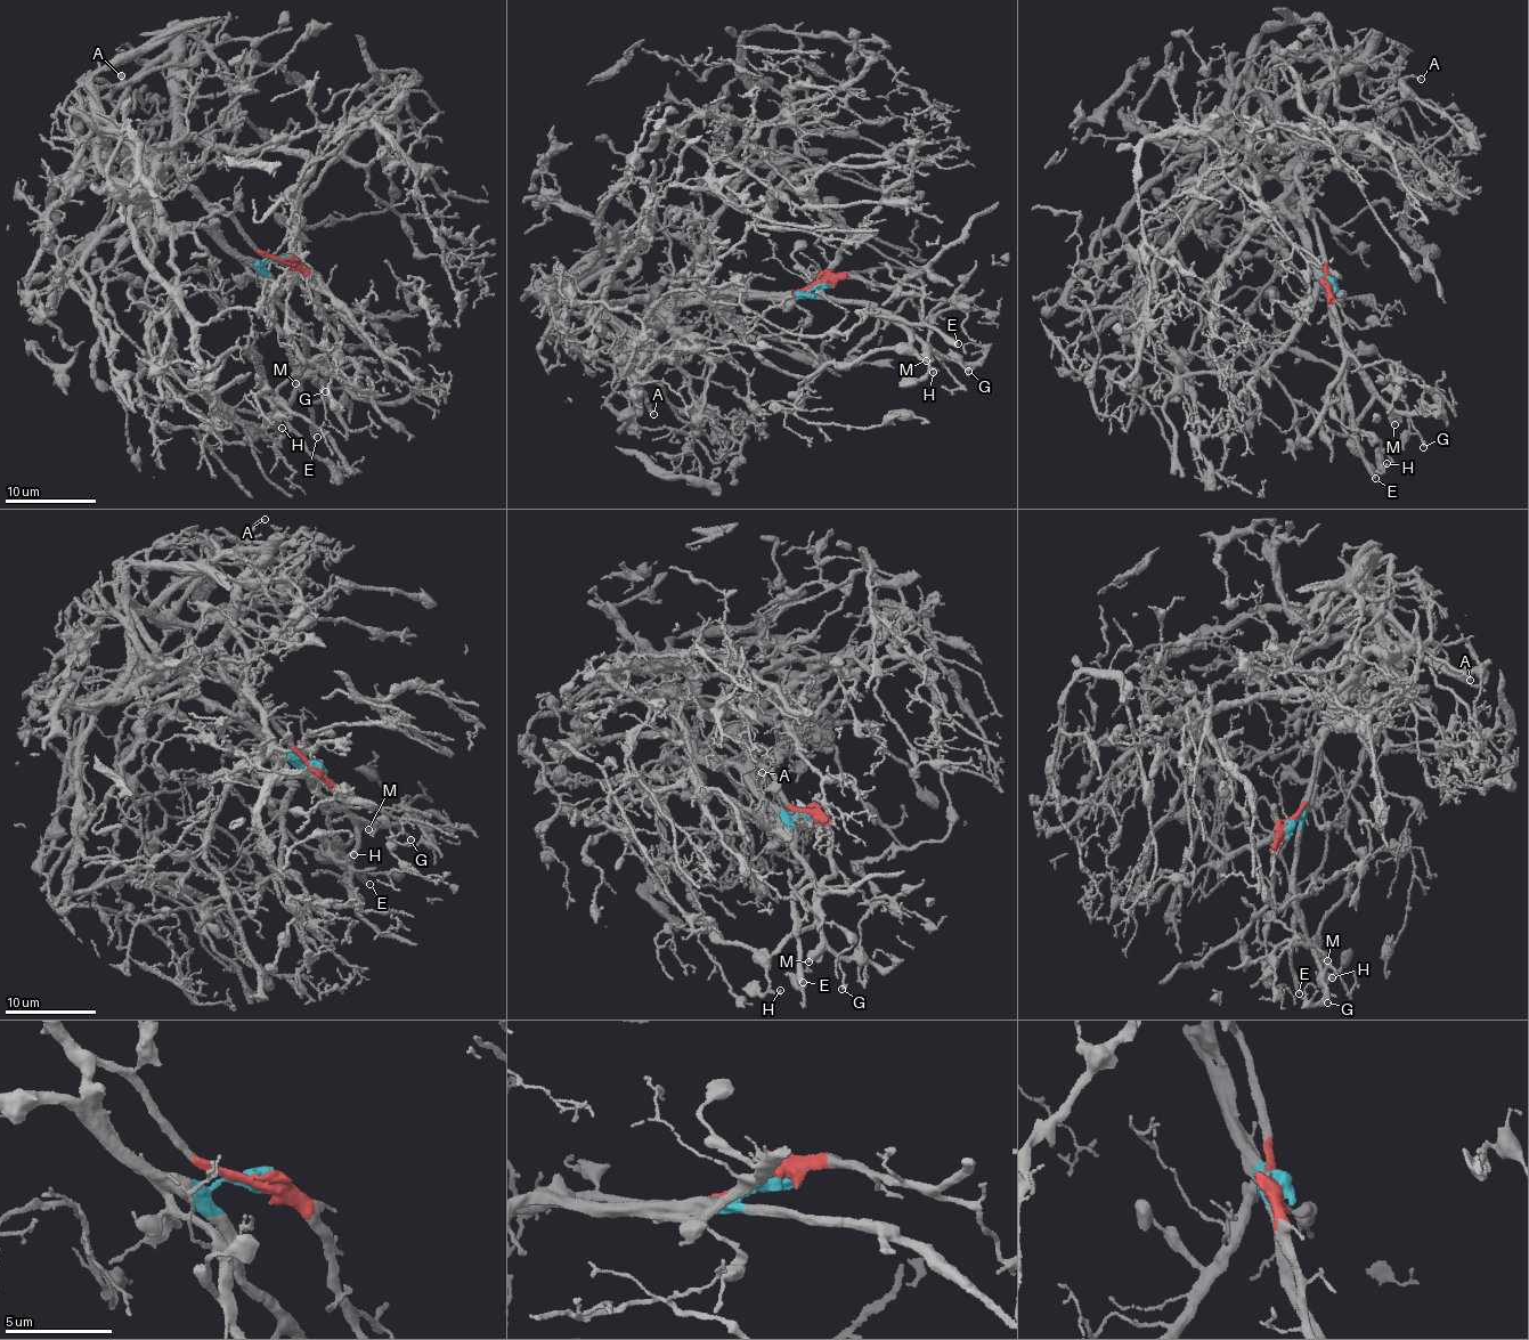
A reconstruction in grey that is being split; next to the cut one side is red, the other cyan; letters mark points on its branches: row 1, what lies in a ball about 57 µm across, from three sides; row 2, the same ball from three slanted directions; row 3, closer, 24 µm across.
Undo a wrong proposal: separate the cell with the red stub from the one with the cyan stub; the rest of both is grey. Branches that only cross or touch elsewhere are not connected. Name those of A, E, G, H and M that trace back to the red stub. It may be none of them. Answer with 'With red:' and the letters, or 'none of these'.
With red: A

